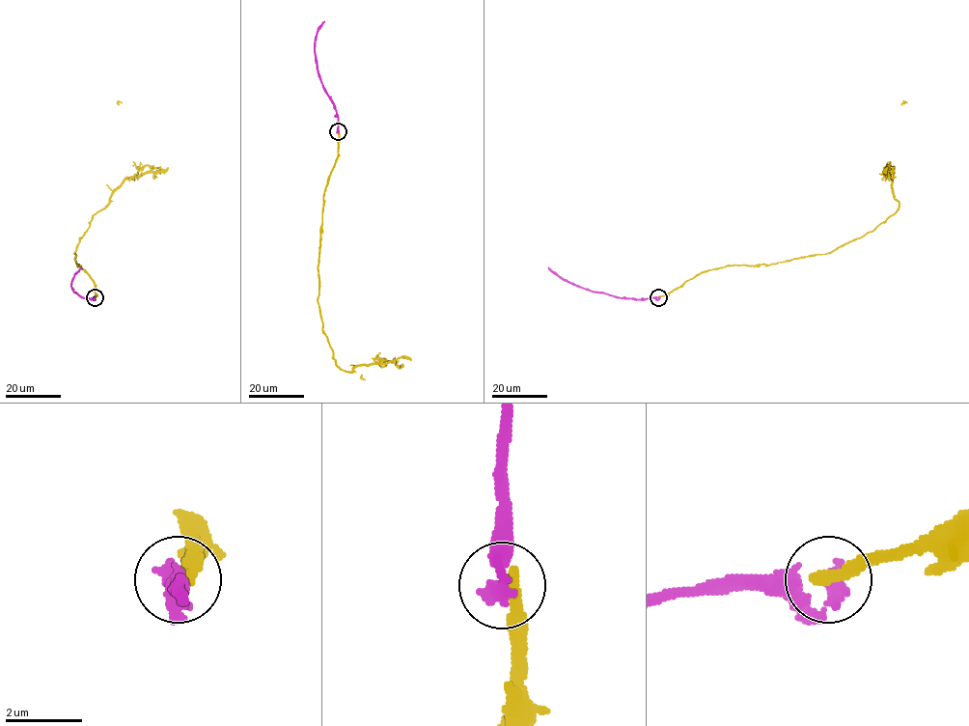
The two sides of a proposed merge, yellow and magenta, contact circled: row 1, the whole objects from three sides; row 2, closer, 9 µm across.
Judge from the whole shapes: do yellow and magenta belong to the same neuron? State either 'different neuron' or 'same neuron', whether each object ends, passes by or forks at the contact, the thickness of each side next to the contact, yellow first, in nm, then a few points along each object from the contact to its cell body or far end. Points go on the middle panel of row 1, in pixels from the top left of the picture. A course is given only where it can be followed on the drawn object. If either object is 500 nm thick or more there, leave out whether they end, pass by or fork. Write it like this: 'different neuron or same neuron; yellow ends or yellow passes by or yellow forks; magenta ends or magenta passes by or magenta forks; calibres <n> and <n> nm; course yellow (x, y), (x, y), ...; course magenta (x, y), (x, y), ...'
different neuron; yellow ends; magenta ends; calibres 360 and 420 nm; course yellow (338, 131), (338, 156), (324, 192), (318, 302), (341, 369), (385, 360), (361, 375), (365, 379); course magenta (338, 131), (335, 106), (319, 76), (315, 52), (316, 35), (324, 20)

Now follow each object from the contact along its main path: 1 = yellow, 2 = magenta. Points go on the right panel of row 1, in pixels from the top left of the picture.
1: (658, 297), (702, 272), (829, 253), (872, 232), (899, 208), (887, 169), (894, 168), (906, 102)
2: (658, 297), (623, 298), (593, 292), (562, 279), (547, 267)

